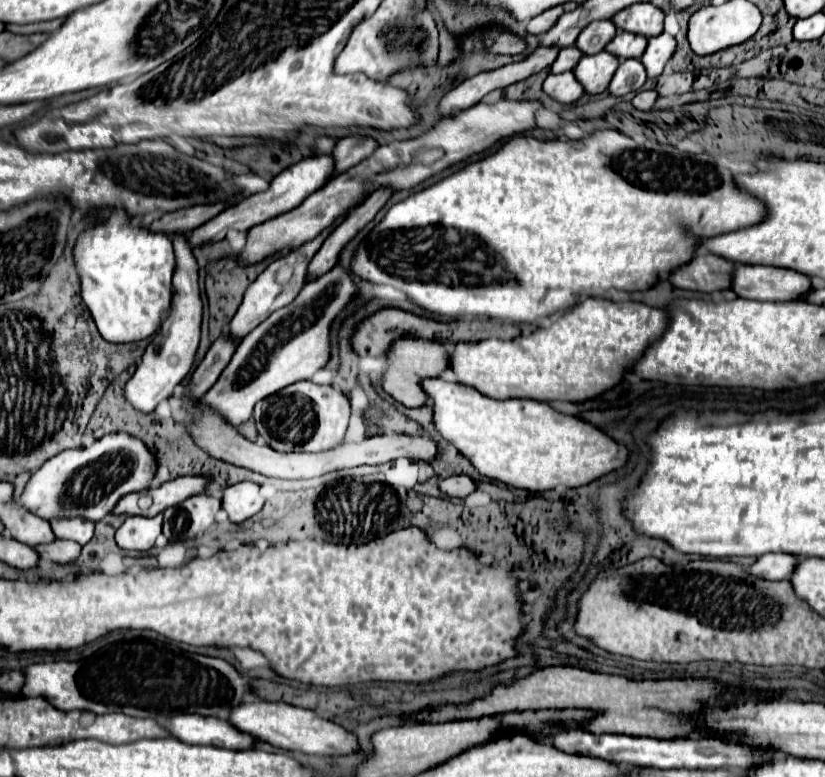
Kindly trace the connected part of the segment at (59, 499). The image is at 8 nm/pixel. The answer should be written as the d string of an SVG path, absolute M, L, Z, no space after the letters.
M105 435L91 447L67 449L51 457L31 475L17 503L47 521L71 517L101 521L115 509L121 497L145 489L153 475L155 459L139 439L131 439L131 435Z

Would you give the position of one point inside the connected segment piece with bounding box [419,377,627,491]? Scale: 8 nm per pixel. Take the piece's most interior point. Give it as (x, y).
(524, 443)

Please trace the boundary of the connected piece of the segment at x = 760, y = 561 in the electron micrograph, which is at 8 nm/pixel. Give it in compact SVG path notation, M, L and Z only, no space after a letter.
M765 553L755 559L753 565L747 565L745 571L749 575L755 575L759 579L769 579L769 581L779 581L787 579L791 573L791 567L795 567L795 557L787 553Z

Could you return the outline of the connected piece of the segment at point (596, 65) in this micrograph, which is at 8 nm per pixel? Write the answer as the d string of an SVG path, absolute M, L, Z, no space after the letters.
M599 51L597 55L583 55L579 65L575 65L575 79L583 85L585 93L597 95L607 89L615 69L619 67L619 59L607 51Z

